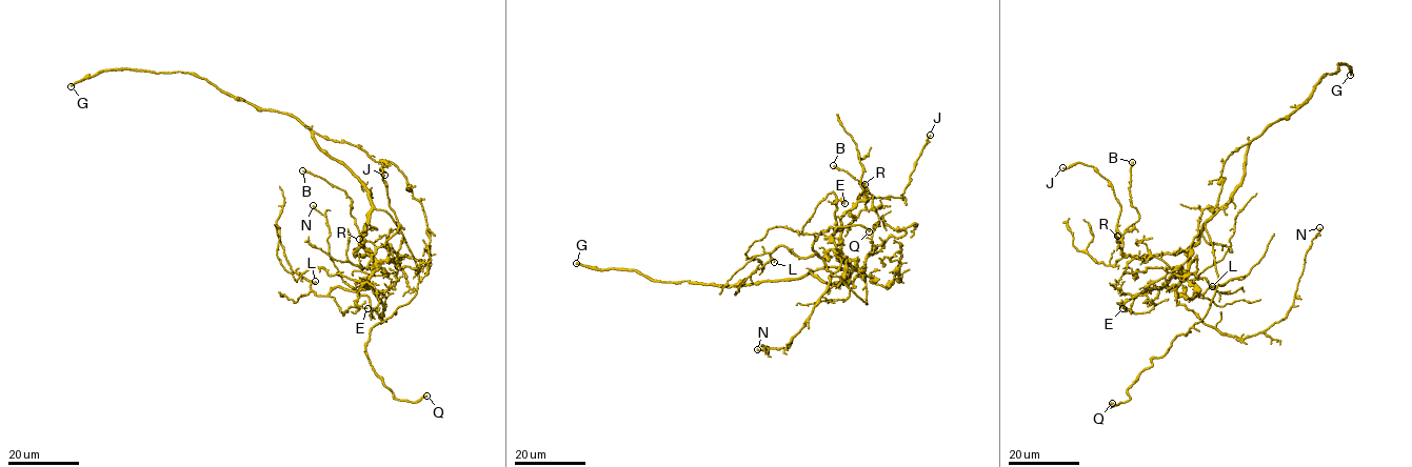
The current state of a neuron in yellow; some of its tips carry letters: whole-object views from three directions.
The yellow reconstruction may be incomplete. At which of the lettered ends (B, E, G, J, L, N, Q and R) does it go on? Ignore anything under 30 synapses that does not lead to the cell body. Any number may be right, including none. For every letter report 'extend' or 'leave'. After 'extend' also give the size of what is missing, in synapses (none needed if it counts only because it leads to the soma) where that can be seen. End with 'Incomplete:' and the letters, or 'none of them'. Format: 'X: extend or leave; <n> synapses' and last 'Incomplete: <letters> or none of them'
B: leave
E: leave
G: extend; 300 synapses
J: leave
L: leave
N: leave
Q: extend
R: leave
Incomplete: G, Q

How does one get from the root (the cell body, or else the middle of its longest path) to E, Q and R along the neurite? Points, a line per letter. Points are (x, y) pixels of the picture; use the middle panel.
E: (847, 279), (852, 270), (849, 263), (841, 262), (832, 238), (836, 227), (835, 203), (840, 200), (844, 203)
Q: (847, 279), (862, 271), (867, 304), (828, 269), (813, 241), (830, 227), (869, 231)
R: (847, 279), (852, 270), (841, 260), (840, 219), (859, 201), (873, 197), (864, 184)

